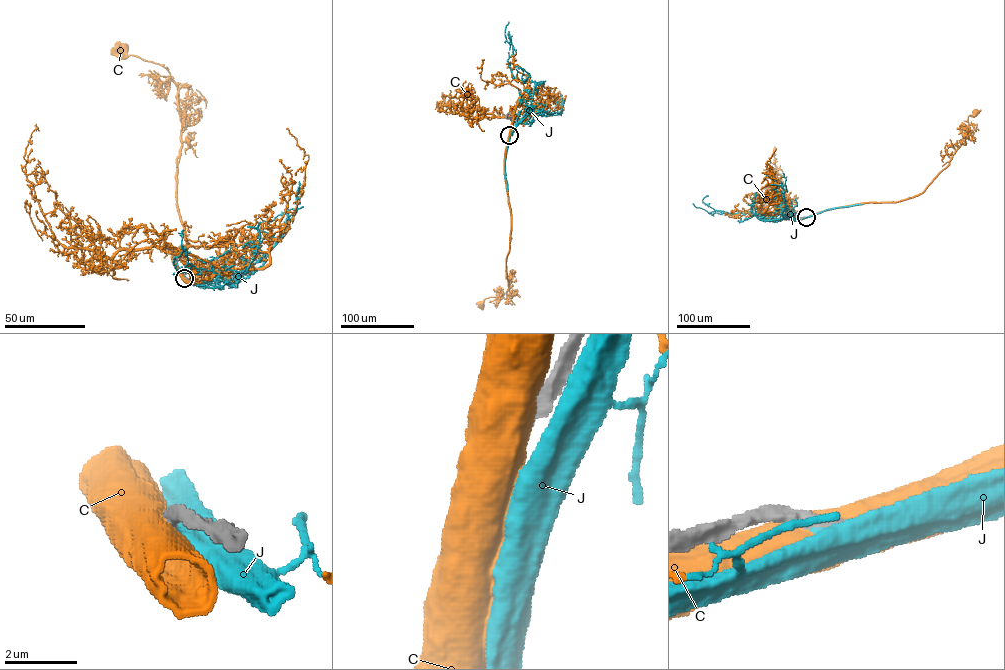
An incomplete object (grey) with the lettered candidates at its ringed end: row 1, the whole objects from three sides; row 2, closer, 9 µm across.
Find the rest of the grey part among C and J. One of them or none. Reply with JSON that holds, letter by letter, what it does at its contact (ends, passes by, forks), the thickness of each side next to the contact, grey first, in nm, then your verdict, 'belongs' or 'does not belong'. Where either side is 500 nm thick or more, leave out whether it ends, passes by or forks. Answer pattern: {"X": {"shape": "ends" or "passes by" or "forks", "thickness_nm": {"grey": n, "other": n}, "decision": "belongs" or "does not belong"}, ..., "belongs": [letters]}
{"C": {"thickness_nm": {"grey": 380, "other": 750}, "decision": "does not belong"}, "J": {"thickness_nm": {"grey": 320, "other": 650}, "decision": "belongs"}, "belongs": ["J"]}

